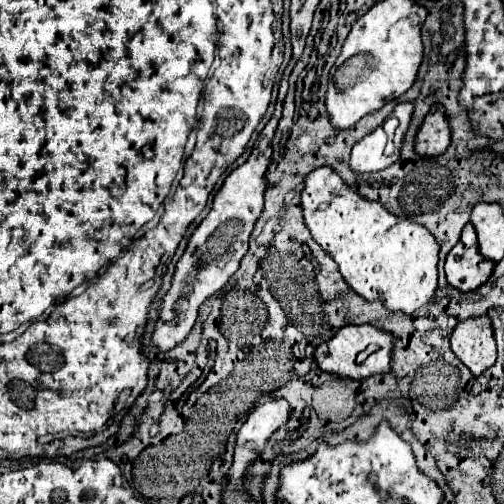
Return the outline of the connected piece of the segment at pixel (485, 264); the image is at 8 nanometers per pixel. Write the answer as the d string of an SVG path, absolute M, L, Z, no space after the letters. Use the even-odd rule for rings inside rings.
M468 223L462 229L460 241L446 257L444 269L448 283L460 291L474 291L490 279L494 267L496 263L490 263L490 259L482 259L482 255L478 255L476 231Z

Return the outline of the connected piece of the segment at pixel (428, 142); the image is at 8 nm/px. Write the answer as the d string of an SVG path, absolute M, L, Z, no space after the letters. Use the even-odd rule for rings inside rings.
M434 103L416 137L416 151L418 155L428 157L442 155L448 149L448 145L450 145L450 125L446 123L446 111L442 111L440 103Z

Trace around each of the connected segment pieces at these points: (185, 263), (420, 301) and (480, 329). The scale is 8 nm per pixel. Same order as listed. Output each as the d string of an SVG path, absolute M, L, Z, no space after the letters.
M266 129L260 135L256 147L252 149L250 159L226 177L222 189L214 197L208 217L192 233L188 249L176 265L172 287L162 301L160 319L158 319L154 335L152 335L152 343L160 351L168 351L170 347L176 347L178 343L182 343L182 339L188 337L188 333L194 327L198 307L210 295L214 295L228 283L228 279L236 273L242 257L246 255L250 233L252 233L254 223L260 217L262 207L264 207L266 173L272 163L272 145L270 145L272 135L274 133L270 129Z
M330 167L308 173L302 209L312 239L338 263L346 283L358 295L368 301L382 301L386 309L406 315L432 299L438 281L440 247L426 227L386 211L378 201L364 199Z
M486 315L460 321L450 335L450 347L454 355L472 371L472 375L478 377L496 361L492 321Z

